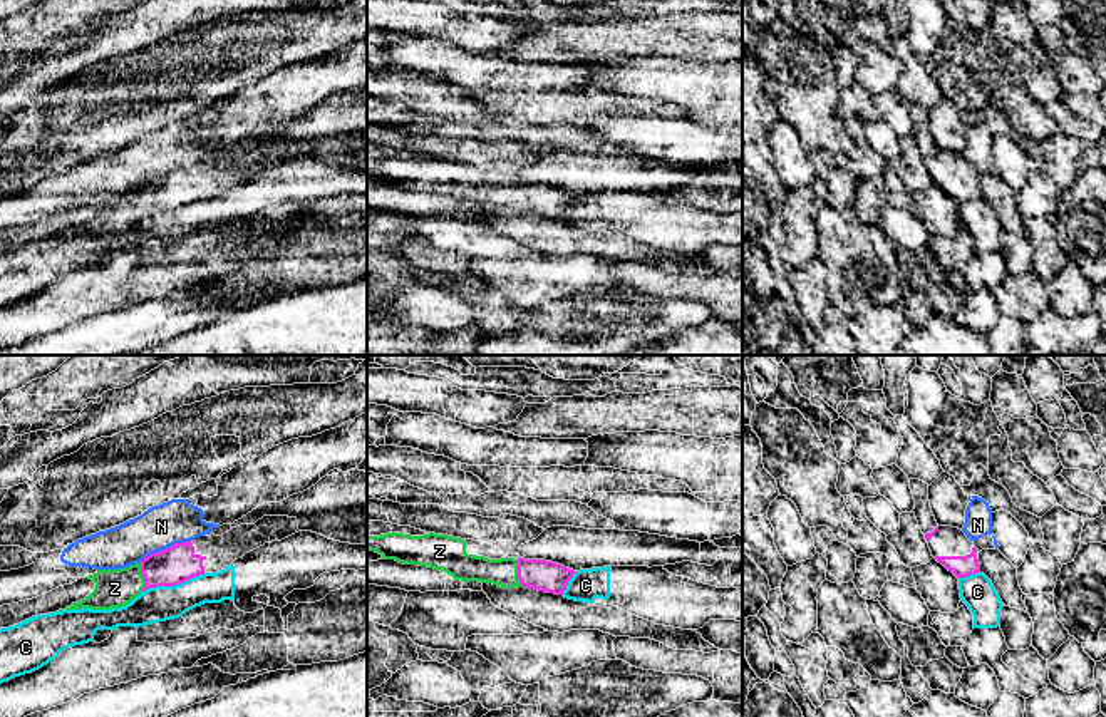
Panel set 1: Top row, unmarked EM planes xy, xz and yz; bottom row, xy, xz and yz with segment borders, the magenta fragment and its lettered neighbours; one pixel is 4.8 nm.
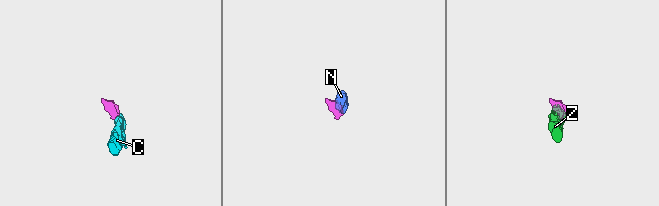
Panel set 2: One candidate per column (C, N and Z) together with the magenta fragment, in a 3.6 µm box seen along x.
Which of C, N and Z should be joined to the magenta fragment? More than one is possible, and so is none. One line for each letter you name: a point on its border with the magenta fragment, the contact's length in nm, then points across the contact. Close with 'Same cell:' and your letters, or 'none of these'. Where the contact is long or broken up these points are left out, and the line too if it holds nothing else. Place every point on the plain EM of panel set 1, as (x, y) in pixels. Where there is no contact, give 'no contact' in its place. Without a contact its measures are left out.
Z: meets magenta in xy at (143, 200); contact 140 nm long; runs through xy (171, 191), (143, 200), (114, 213)
Same cell: Z

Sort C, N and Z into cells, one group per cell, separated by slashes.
C / N / Z

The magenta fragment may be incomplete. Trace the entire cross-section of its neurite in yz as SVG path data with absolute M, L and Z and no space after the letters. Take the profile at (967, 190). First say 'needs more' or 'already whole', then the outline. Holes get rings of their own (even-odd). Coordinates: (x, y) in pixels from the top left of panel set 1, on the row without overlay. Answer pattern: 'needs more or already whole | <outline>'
needs more | M937 151L925 159L932 181L957 203L965 203L980 196L979 174L965 157L952 151Z

